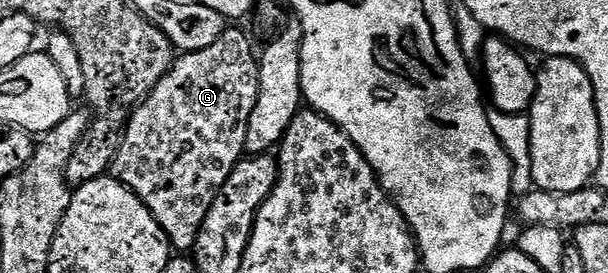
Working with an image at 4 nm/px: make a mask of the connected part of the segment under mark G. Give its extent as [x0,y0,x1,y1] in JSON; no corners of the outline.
[110,26,260,253]

